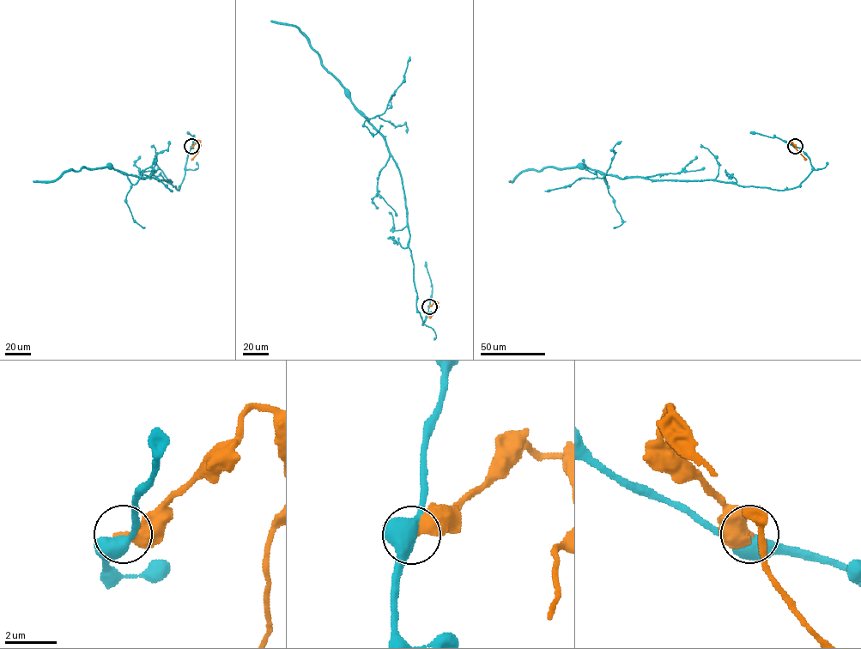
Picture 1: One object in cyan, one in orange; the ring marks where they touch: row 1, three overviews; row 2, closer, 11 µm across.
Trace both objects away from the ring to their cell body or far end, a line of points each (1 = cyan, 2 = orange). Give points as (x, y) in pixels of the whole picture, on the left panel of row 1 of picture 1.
1: (191, 146), (179, 190), (170, 180), (124, 174), (110, 165)
2: (191, 146), (198, 140), (198, 152), (190, 160)

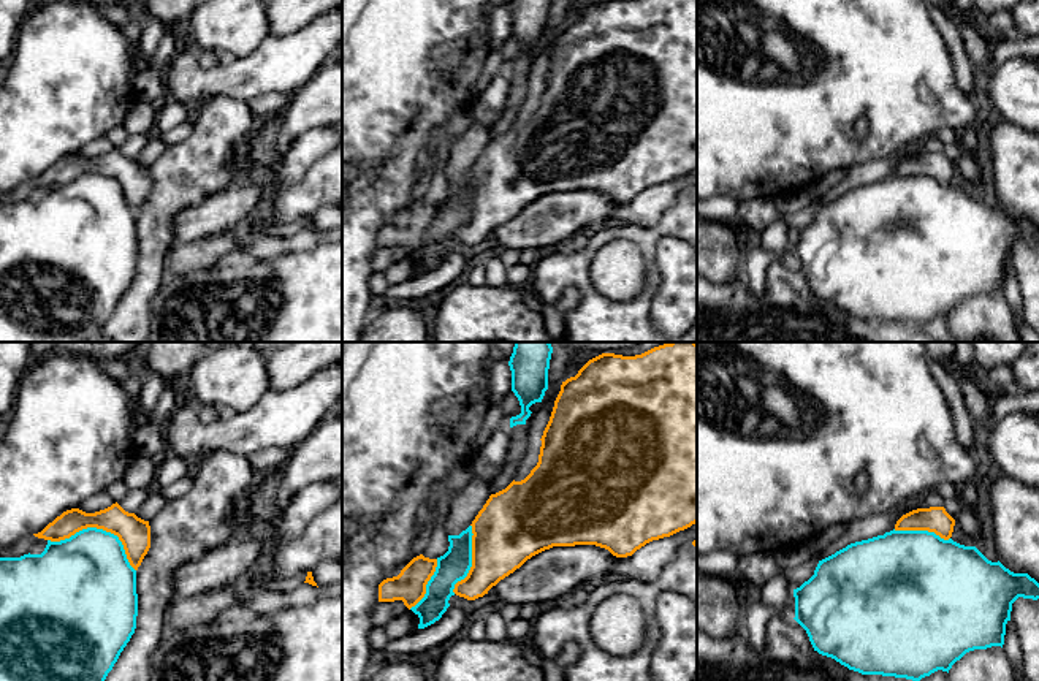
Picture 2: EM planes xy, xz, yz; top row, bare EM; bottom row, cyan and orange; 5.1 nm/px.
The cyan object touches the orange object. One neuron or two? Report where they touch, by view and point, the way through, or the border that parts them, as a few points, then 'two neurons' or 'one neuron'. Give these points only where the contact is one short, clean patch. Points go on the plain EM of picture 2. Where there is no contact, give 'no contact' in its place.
contact xy (100, 175); two neurons

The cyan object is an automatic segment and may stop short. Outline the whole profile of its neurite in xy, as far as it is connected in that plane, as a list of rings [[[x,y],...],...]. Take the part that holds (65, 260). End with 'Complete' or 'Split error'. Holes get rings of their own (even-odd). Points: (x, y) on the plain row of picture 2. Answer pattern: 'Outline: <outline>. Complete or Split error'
Outline: [[[87,173],[60,187],[48,185],[41,200],[0,203],[0,342],[89,342],[98,337],[135,279],[136,261],[136,215],[130,211],[122,187],[111,177]]]. Complete

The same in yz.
Outline: [[[890,176],[855,187],[819,206],[814,220],[794,234],[795,266],[822,301],[832,302],[862,320],[922,323],[947,317],[966,298],[1004,290],[1006,269],[1012,249],[1018,244],[1039,244],[1039,228],[1028,219],[1014,219],[999,206],[988,206],[976,192],[944,185],[928,176]]]. Complete

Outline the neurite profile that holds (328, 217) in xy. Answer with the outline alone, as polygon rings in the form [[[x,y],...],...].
[[[342,203],[320,207],[312,215],[312,222],[320,234],[334,228],[342,228]]]

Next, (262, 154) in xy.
[[[284,112],[268,120],[258,122],[258,130],[249,139],[249,146],[242,152],[244,162],[258,169],[261,177],[268,173],[277,173],[282,168],[284,157],[277,150],[277,136],[284,127]]]

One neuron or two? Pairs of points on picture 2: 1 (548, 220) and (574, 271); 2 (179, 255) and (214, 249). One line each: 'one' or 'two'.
1: two
2: one

